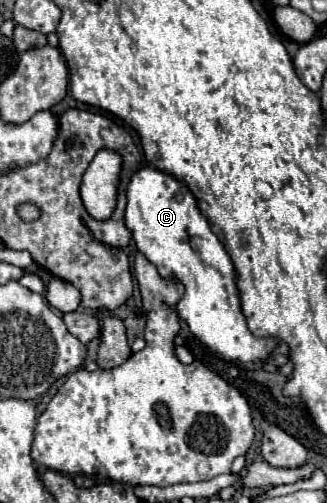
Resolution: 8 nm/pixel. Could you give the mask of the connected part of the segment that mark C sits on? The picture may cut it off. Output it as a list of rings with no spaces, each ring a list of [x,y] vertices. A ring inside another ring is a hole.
[[[142,165],[126,185],[126,199],[124,223],[132,231],[138,251],[158,267],[162,277],[176,275],[186,287],[184,297],[176,305],[180,319],[184,319],[190,331],[218,357],[240,361],[246,369],[258,369],[278,341],[258,339],[248,331],[240,311],[232,259],[200,213],[188,185],[152,165]]]

